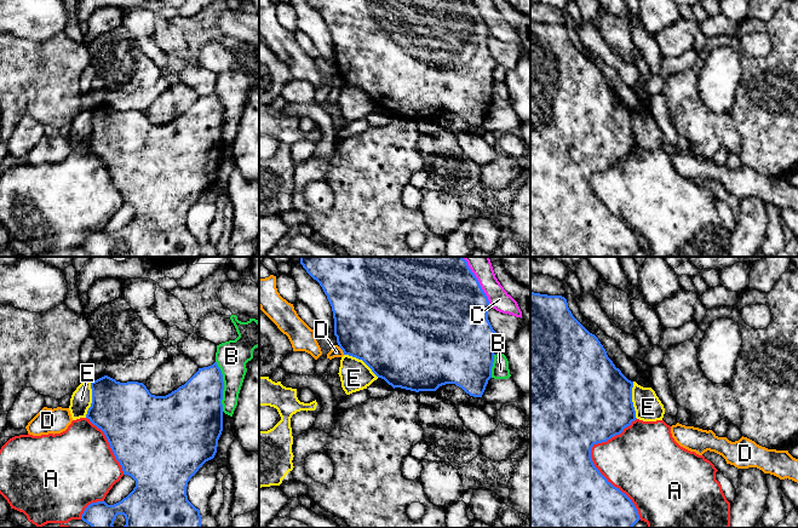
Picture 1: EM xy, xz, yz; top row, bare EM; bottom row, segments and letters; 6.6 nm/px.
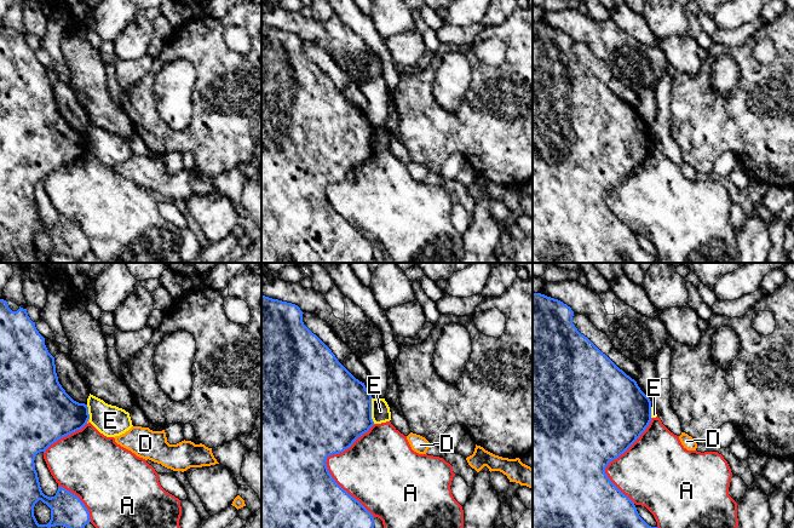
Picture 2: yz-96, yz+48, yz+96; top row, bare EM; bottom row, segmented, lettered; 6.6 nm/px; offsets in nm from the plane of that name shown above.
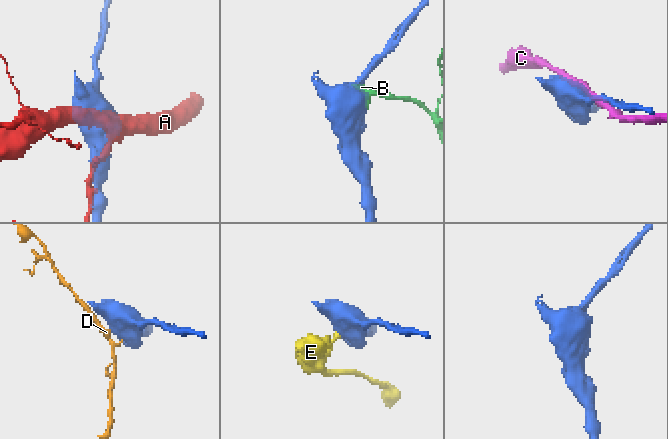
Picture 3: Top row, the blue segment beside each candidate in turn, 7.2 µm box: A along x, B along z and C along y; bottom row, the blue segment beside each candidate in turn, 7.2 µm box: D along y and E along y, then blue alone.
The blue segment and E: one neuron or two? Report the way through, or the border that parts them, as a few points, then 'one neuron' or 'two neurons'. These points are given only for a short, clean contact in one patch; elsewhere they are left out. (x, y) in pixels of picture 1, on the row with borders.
border along yz (632, 382), (632, 406), (637, 418); two neurons

